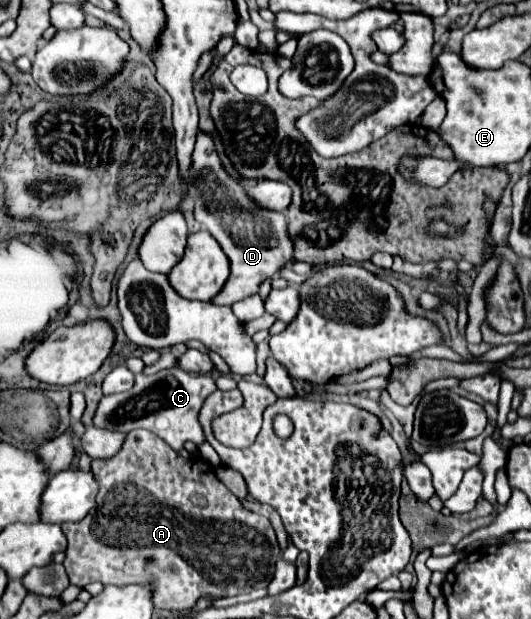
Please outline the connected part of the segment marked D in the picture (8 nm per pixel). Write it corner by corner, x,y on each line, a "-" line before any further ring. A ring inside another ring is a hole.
201,129
197,133
197,143
195,143
195,149
193,149
193,165
189,167
185,189
187,189
187,195
191,195
193,201
195,201
195,221
199,221
219,241
225,255
231,259
231,275
229,275
223,291
213,299
215,305
233,305
233,303
237,303
245,297
251,297
251,295
259,293
259,285
265,279
271,279
273,275
279,273
279,269
293,263
293,241
289,239
289,233
287,233
285,213
257,207
249,199
247,189
235,177
231,177
225,171
219,155
217,155
213,135
205,133

